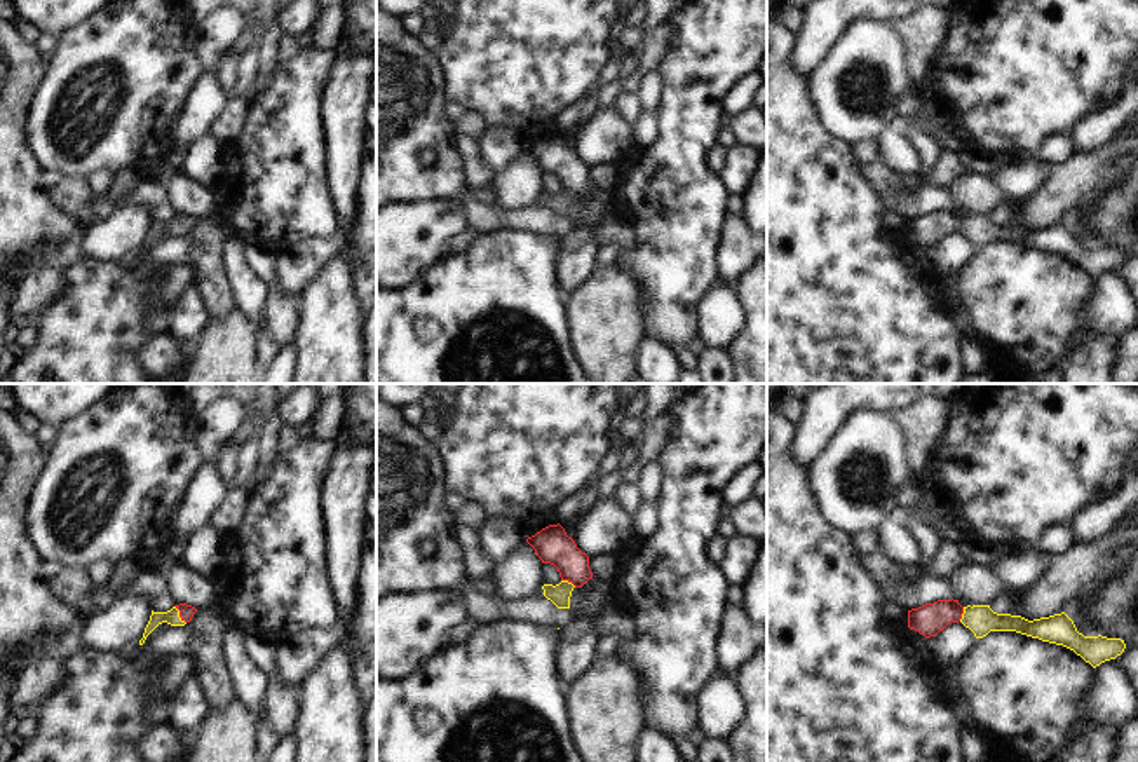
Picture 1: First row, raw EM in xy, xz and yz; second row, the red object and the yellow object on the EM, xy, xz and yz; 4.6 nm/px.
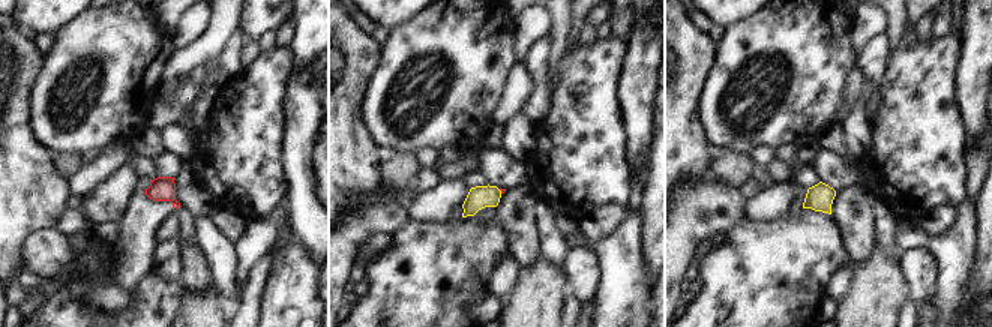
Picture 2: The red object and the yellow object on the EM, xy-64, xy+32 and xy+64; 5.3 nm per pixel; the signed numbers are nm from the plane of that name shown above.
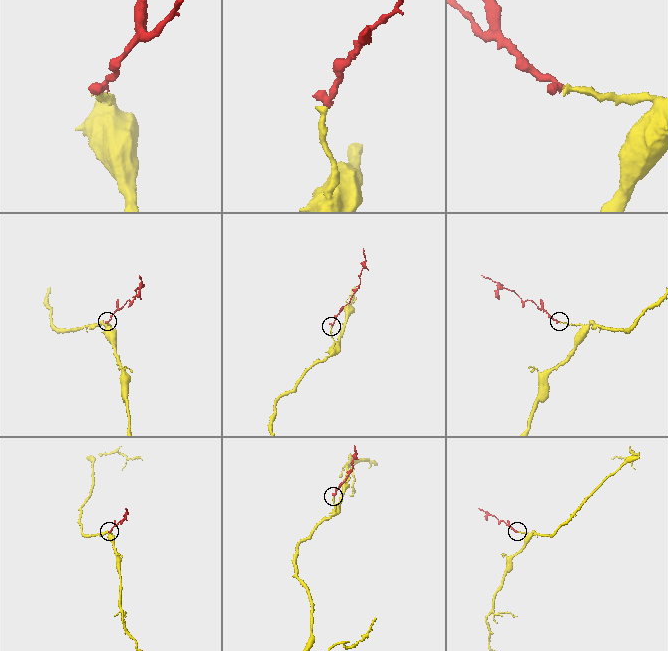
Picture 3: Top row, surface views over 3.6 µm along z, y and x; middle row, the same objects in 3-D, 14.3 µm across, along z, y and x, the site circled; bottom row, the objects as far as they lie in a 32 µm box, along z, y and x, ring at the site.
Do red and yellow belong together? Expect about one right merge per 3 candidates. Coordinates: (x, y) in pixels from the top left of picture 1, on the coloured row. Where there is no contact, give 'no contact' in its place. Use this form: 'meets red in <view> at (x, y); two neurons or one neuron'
meets red in xy at (180, 614); one neuron

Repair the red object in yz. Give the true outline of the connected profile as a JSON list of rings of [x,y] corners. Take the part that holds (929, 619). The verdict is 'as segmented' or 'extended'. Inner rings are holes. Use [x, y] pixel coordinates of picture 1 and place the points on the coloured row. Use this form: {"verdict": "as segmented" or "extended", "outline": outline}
{"verdict": "extended", "outline": [[[938,600],[908,610],[908,628],[925,638],[936,636],[952,623],[962,623],[976,638],[990,631],[1016,631],[1042,642],[1063,645],[1080,656],[1093,668],[1115,659],[1126,649],[1124,640],[1107,636],[1084,636],[1065,614],[1028,621],[1021,616],[997,614],[990,605],[962,607],[958,600]]]}

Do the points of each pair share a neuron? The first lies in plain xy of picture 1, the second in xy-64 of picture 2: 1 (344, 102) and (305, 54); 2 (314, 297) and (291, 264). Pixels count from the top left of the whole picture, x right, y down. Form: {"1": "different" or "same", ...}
{"1": "different", "2": "same"}

